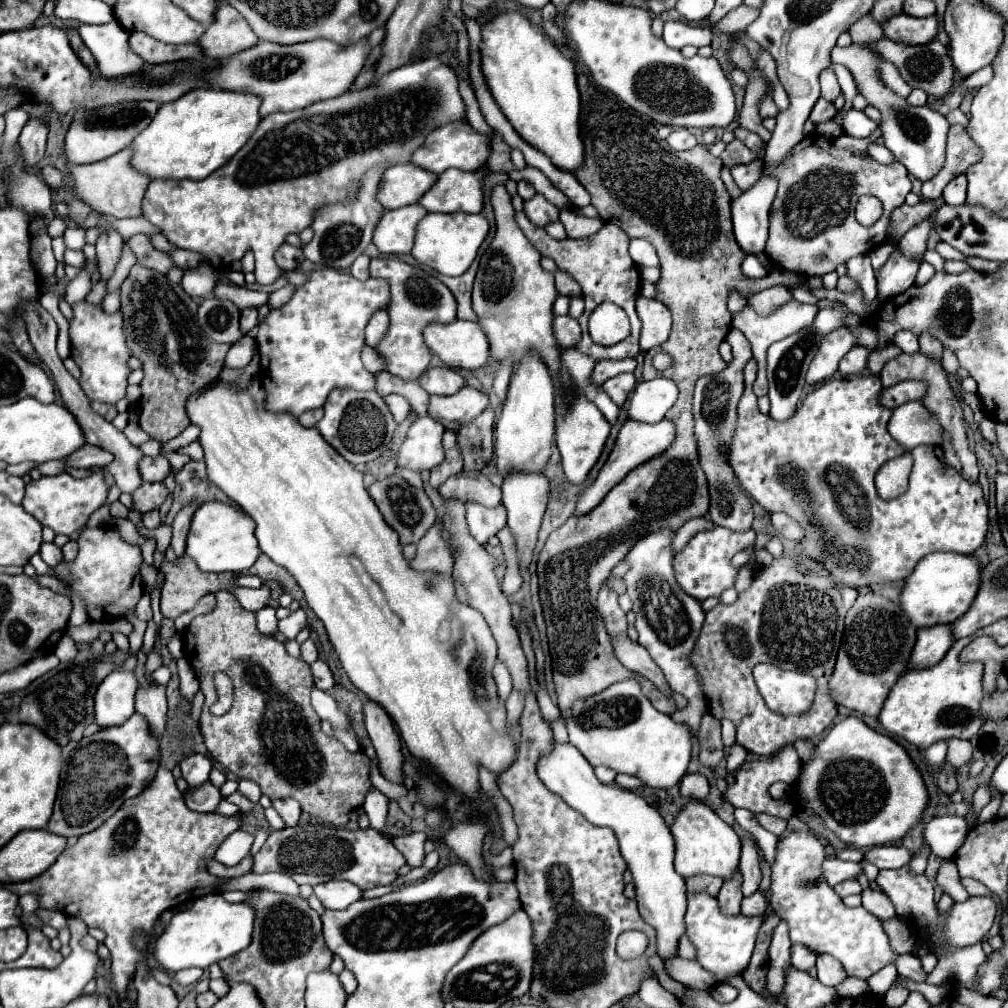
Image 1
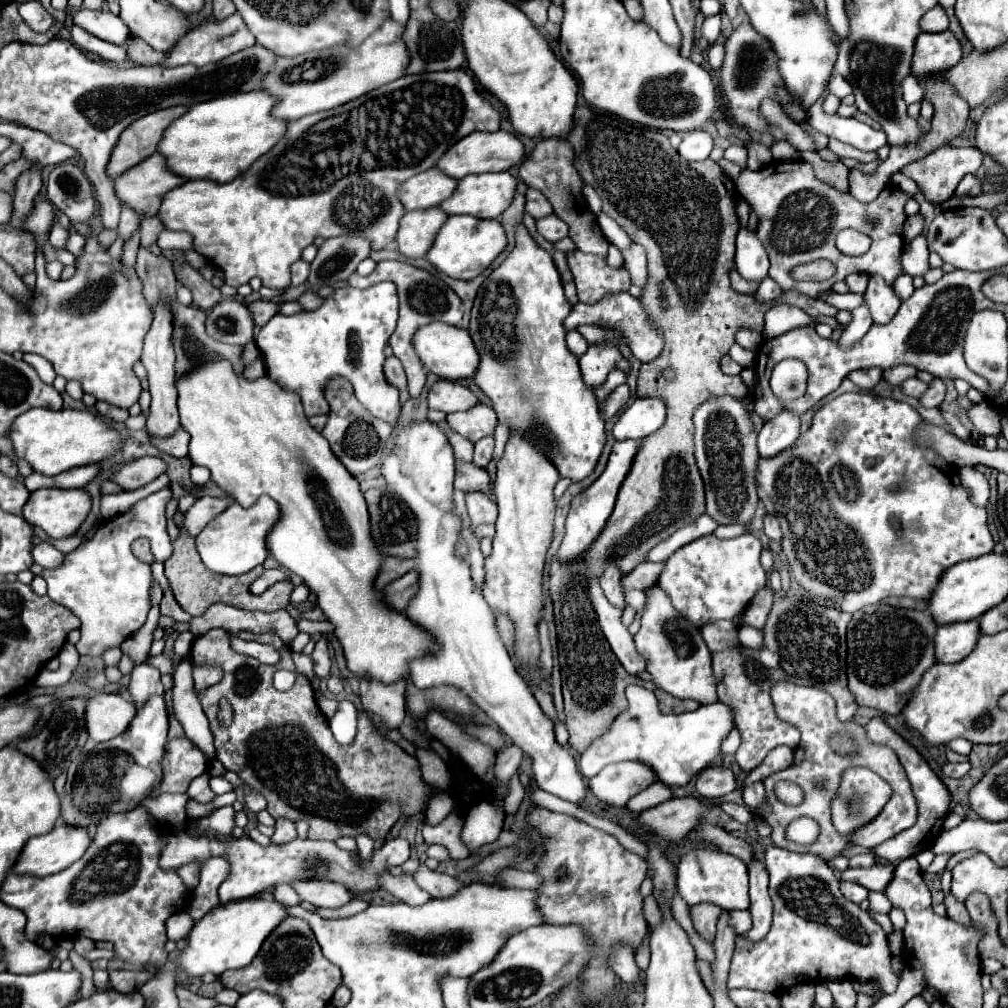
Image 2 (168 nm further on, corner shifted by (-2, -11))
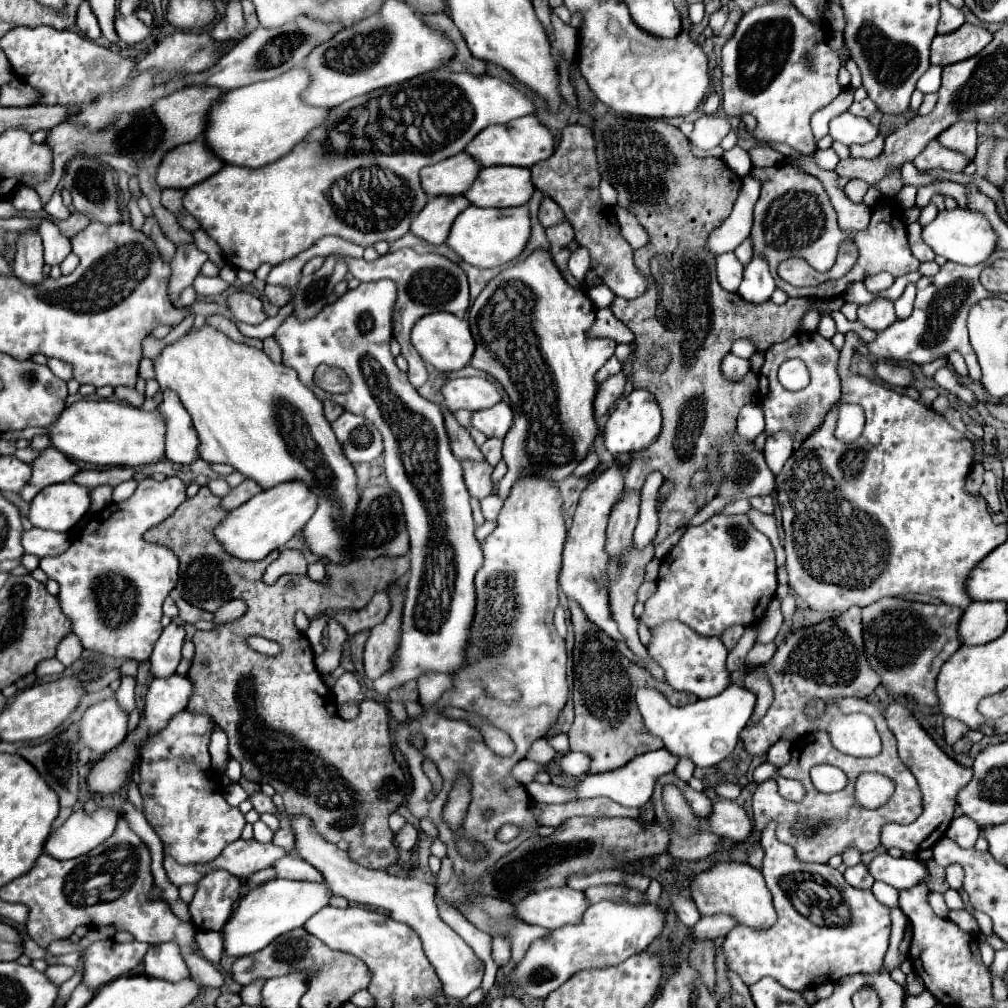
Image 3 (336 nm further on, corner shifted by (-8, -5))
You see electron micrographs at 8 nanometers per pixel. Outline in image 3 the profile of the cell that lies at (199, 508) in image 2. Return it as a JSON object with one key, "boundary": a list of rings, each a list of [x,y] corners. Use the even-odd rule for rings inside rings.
{"boundary":[[[245,479],[241,485],[231,489],[225,497],[221,497],[221,507],[225,511],[231,511],[231,509],[243,505],[245,501],[249,501],[255,493],[259,493],[259,485],[255,481],[251,481],[251,479]]]}

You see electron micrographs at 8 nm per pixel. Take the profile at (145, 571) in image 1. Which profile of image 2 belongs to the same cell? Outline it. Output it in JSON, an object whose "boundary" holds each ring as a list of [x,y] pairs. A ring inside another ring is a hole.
{"boundary":[[[163,593],[163,599],[161,599],[161,615],[169,615],[175,621],[183,621],[183,623],[189,623],[193,619],[189,613],[185,613],[179,607],[179,603],[173,597],[173,593]]]}

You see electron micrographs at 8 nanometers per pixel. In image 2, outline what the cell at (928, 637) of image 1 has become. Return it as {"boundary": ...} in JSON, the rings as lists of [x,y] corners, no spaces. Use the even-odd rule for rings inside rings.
{"boundary":[[[977,619],[939,625],[935,637],[935,655],[941,663],[957,663],[965,659],[977,645],[981,631]]]}

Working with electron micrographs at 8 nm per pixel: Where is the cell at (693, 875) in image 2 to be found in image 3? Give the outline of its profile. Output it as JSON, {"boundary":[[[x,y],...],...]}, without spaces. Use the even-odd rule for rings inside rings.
{"boundary":[[[719,861],[711,865],[709,869],[697,873],[691,881],[691,897],[697,903],[697,909],[701,915],[713,915],[713,913],[729,913],[739,923],[759,929],[759,927],[771,927],[775,923],[775,909],[771,903],[771,893],[765,885],[765,879],[761,871],[751,869],[747,863],[737,861]]]}

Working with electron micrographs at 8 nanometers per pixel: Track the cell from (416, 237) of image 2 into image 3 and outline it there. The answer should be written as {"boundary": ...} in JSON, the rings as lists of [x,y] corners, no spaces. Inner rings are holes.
{"boundary":[[[463,195],[455,197],[431,197],[427,205],[413,217],[411,233],[429,245],[445,243],[455,217],[469,207]]]}

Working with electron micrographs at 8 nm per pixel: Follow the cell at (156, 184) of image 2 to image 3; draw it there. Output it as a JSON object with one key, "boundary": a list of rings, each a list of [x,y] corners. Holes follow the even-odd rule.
{"boundary":[[[203,139],[179,145],[165,153],[155,181],[161,189],[187,189],[205,177],[211,177],[223,167],[223,163],[213,157]]]}

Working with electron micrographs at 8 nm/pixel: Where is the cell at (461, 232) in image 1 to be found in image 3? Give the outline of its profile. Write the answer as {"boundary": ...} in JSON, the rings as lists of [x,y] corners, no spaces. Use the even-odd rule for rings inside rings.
{"boundary":[[[469,205],[453,223],[447,245],[457,253],[457,257],[473,267],[479,269],[489,269],[489,267],[499,267],[515,259],[531,233],[531,223],[529,223],[529,209],[527,205],[521,207],[507,207],[507,209],[481,209],[475,205]]]}

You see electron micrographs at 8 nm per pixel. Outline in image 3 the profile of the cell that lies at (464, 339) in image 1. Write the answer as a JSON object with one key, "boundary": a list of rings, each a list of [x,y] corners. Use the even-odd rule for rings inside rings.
{"boundary":[[[445,311],[421,317],[411,331],[411,341],[417,349],[417,353],[421,355],[421,359],[425,363],[431,363],[437,371],[443,371],[443,373],[459,371],[459,369],[467,367],[475,353],[475,341],[471,337],[469,323],[465,319],[459,319]]]}

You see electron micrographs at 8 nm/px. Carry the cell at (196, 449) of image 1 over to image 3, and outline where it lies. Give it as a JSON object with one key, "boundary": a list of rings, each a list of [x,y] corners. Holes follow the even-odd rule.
{"boundary":[[[131,479],[131,481],[127,481],[127,483],[119,483],[119,485],[113,489],[113,501],[115,501],[115,503],[121,503],[121,501],[129,499],[129,497],[135,493],[137,485],[139,485],[139,483],[137,483],[135,479]]]}

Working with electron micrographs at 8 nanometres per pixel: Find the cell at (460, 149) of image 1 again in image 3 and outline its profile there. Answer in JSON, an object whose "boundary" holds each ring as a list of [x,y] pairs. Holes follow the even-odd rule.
{"boundary":[[[527,115],[515,121],[509,121],[509,125],[491,125],[483,129],[483,133],[479,133],[479,137],[475,137],[465,151],[475,159],[483,159],[483,161],[477,161],[481,167],[491,167],[491,165],[531,167],[553,153],[553,137],[547,127],[543,127],[535,117]]]}

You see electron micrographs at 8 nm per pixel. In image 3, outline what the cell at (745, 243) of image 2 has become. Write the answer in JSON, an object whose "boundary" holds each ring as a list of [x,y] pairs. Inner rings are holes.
{"boundary":[[[753,253],[751,261],[745,267],[745,275],[739,287],[739,295],[751,303],[763,303],[775,291],[775,281],[769,271],[769,263],[763,255]]]}

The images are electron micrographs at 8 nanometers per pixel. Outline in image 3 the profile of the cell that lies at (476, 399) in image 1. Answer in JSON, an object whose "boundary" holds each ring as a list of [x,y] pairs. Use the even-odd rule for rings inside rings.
{"boundary":[[[503,401],[489,407],[489,409],[475,411],[473,417],[471,417],[471,425],[475,429],[485,433],[487,437],[499,437],[499,439],[505,437],[505,433],[511,427],[511,421],[513,421],[513,411]]]}

